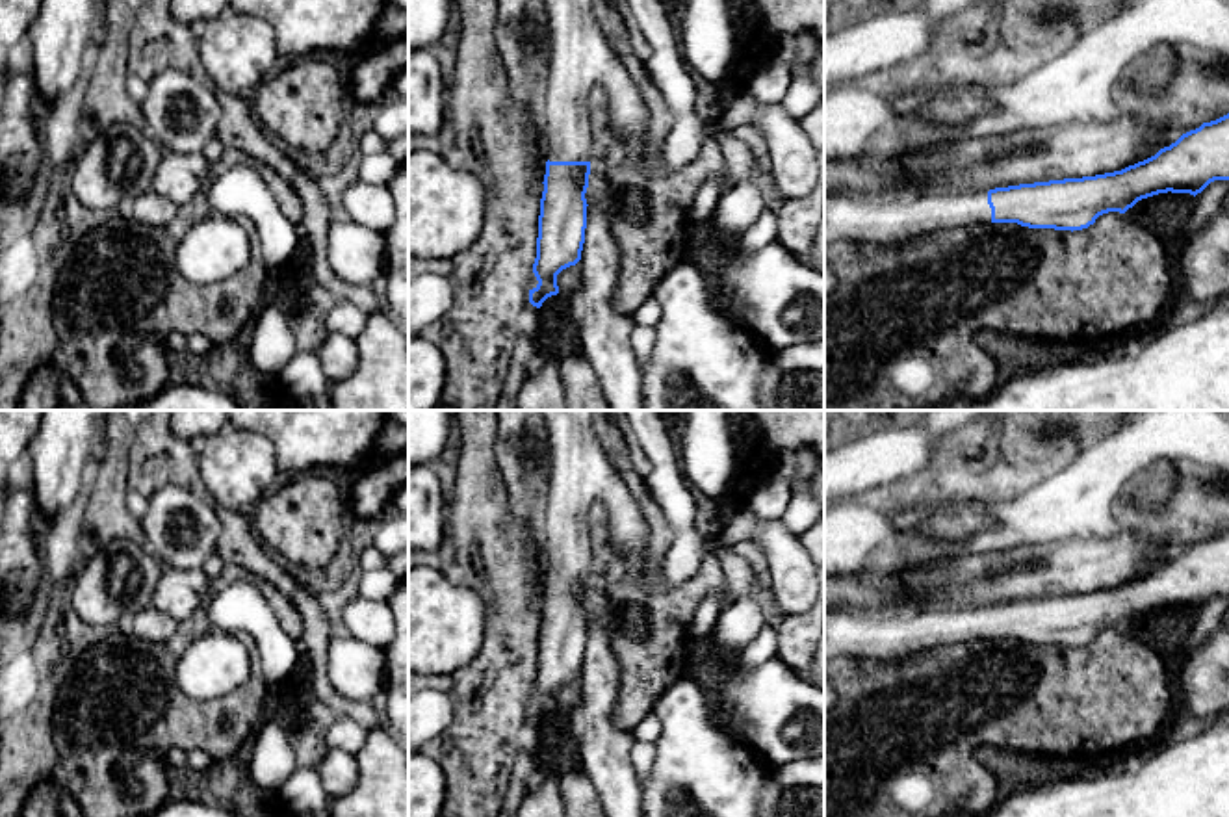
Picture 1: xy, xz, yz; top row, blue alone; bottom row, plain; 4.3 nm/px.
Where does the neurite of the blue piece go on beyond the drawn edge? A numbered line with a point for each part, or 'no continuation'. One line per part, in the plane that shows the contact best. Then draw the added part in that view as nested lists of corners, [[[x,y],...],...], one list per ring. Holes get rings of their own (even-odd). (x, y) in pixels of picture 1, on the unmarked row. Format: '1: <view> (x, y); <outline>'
1: xz (582, 476); [[[542,410],[551,455],[544,525],[550,577],[590,577],[592,533],[589,511],[598,505],[598,524],[626,564],[650,561],[650,533],[642,511],[609,462],[594,431],[594,410]]]

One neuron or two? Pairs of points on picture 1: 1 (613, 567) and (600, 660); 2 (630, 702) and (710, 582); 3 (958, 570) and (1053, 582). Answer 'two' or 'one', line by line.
1: two
2: one
3: one

